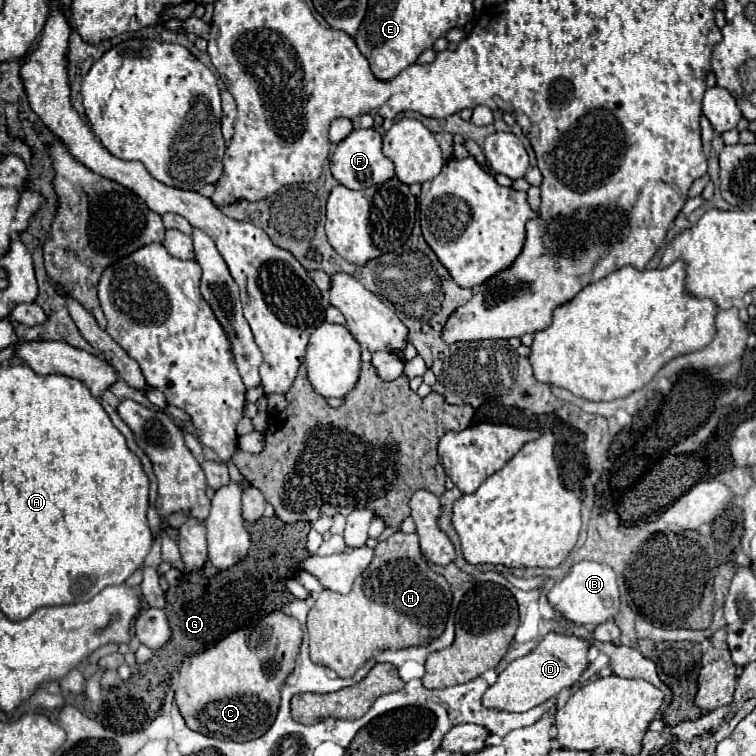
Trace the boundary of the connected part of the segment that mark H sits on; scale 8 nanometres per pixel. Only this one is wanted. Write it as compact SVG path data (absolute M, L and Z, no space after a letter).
M394 532L390 538L378 542L378 546L374 548L374 560L372 564L364 570L362 576L356 578L354 582L354 588L348 592L348 594L336 594L332 590L324 590L320 592L320 596L316 598L310 614L308 614L308 636L310 636L310 658L314 664L322 664L326 668L332 668L340 678L352 678L356 674L358 668L362 668L378 650L400 650L400 648L408 648L408 646L420 646L420 644L430 644L432 640L436 640L442 632L444 632L444 626L446 626L446 620L448 620L448 610L450 610L450 602L452 602L452 592L450 592L450 586L446 582L444 576L436 574L428 562L422 558L422 552L420 552L420 546L418 546L418 534L404 534L404 532Z

